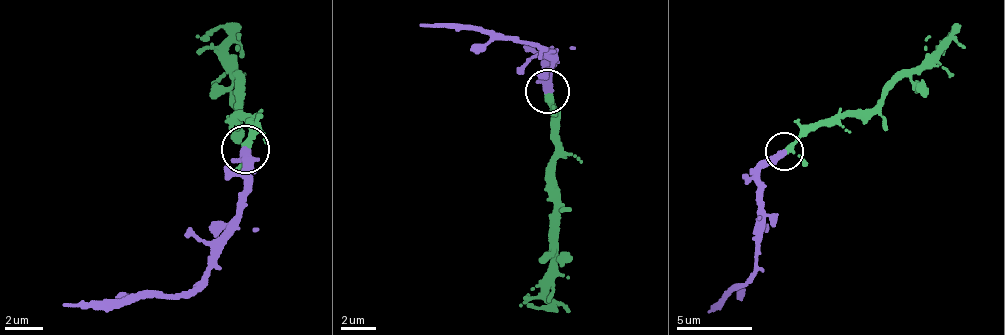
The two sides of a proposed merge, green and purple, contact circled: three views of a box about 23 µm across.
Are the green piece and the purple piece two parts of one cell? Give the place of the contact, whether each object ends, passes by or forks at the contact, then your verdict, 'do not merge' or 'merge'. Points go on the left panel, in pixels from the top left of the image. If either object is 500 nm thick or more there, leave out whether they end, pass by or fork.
at (245, 149); green passes by; purple passes by; merge

